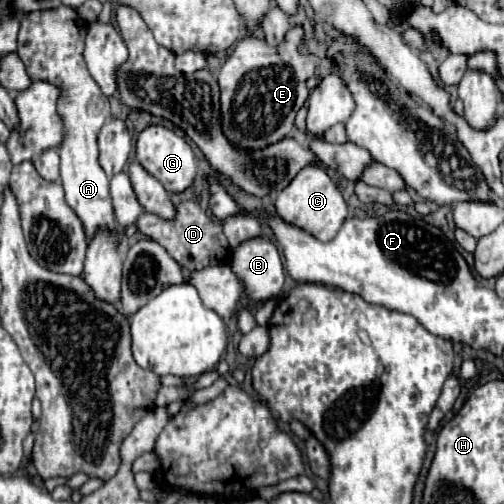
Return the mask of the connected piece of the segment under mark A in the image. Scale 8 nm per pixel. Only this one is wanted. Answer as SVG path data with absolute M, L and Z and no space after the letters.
M55 7L49 11L31 11L21 17L19 49L21 61L29 71L31 81L47 81L61 91L57 113L61 115L65 139L59 145L61 157L61 183L65 187L65 201L83 221L87 237L101 227L117 227L113 205L109 197L109 177L99 165L97 135L109 119L109 99L101 93L95 79L89 75L83 47L85 47L87 23L77 15L73 7Z

